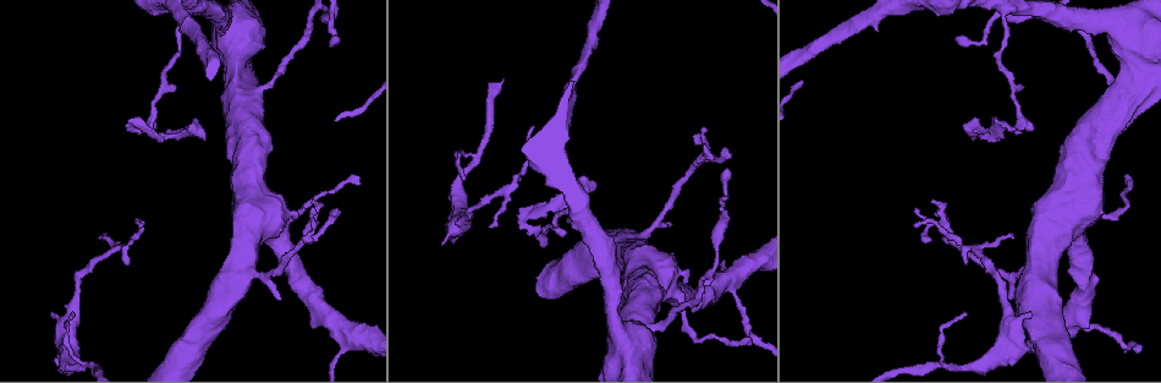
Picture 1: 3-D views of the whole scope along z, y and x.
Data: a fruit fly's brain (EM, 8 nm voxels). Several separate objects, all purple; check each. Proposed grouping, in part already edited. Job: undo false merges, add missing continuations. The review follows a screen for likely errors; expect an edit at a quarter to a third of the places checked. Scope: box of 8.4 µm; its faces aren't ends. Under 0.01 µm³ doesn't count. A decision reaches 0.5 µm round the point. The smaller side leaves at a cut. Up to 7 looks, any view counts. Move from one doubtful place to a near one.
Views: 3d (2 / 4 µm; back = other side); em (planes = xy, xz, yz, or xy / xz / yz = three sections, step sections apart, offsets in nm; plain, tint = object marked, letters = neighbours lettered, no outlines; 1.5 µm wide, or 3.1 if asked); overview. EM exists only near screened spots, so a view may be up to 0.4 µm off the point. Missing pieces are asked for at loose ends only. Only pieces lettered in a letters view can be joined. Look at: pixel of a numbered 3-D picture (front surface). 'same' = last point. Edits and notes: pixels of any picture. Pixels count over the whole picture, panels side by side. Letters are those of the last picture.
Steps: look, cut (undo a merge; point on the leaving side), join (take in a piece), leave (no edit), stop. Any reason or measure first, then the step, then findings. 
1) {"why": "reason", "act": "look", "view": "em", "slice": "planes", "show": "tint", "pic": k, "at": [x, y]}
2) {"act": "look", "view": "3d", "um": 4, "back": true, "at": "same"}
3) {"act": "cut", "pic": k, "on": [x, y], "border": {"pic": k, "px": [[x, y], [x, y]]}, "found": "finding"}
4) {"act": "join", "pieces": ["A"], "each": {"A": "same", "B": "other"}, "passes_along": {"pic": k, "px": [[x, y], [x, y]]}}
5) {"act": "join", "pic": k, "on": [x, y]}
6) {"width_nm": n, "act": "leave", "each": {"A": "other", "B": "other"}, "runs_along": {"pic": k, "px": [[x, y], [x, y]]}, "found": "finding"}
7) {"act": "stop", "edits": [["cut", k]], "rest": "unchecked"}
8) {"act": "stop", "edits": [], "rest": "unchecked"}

{"act": "look", "view": "em", "slice": "yz", "step": 8, "show": "tint", "pic": 1, "at": [142, 224]}

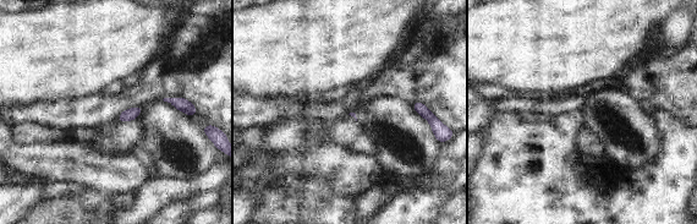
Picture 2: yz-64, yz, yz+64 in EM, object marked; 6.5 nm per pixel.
{"act": "look", "view": "em", "slice": "planes", "show": "letters", "at": "same"}

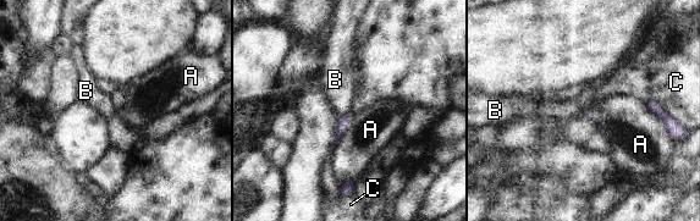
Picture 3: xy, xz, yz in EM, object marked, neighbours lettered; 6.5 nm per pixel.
{"act": "leave", "each": {"A": "other", "B": "other", "C": "other"}, "found": "none of them fits"}

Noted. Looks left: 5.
{"why": "long arm stops here", "act": "look", "view": "em", "slice": "xy", "step": 4, "show": "letters", "pic": 1, "at": [594, 185]}

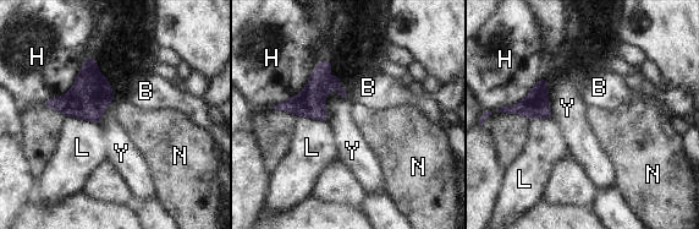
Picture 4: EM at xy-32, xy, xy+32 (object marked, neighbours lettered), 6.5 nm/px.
{"width_nm": 120, "act": "leave", "each": {"B": "other", "H": "other", "L": "other", "N": "other", "Y": "other"}, "border": {"pic": 4, "px": [[65, 115], [99, 124]]}, "found": "no lettered piece goes on from it"}

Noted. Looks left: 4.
{"why": "thin arm on a thick one", "act": "look", "view": "em", "slice": "planes", "show": "letters", "pic": 1, "at": [574, 215]}

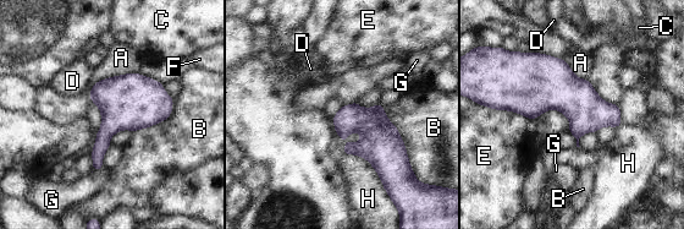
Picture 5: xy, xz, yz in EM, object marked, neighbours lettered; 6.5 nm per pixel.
{"act": "leave", "each": {"A": "other", "B": "other", "C": "other", "D": "other", "E": "other", "F": "other", "G": "other", "H": "other"}, "border": {"pic": 5, "px": [[137, 71], [101, 78], [88, 93]]}, "found": "continuous, no second neuron"}

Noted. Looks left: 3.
{"act": "stop", "edits": [], "rest": "unchecked"}

